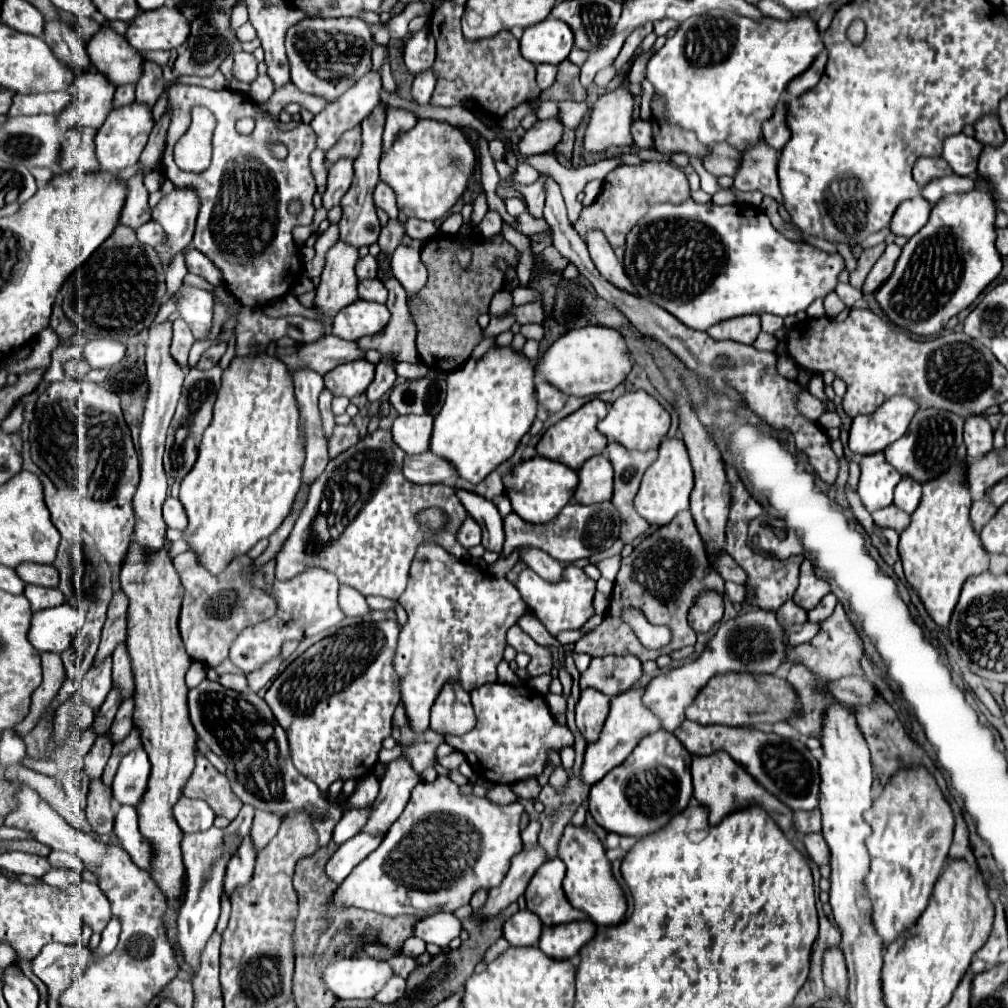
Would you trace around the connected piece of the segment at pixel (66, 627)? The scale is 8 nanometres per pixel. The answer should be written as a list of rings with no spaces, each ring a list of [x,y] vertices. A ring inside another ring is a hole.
[[[70,604],[38,610],[32,616],[32,626],[28,632],[30,644],[38,652],[64,652],[70,648],[72,640],[80,630],[78,610]]]

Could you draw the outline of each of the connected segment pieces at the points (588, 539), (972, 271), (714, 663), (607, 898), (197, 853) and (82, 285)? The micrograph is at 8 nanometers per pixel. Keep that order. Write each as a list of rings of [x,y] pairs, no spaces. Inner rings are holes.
[[[572,502],[566,508],[562,508],[562,512],[552,522],[544,526],[524,522],[520,516],[510,512],[504,518],[506,542],[504,542],[502,558],[508,558],[518,546],[534,546],[534,548],[542,548],[558,562],[570,564],[580,558],[590,558],[596,552],[608,550],[614,544],[614,540],[618,540],[620,536],[620,524],[622,524],[622,518],[612,502],[600,502],[600,504],[590,504],[590,506]]]
[[[974,178],[974,188],[972,188],[970,192],[944,196],[944,198],[932,208],[928,224],[926,224],[918,234],[914,234],[914,236],[906,242],[906,246],[902,248],[902,254],[900,254],[900,258],[898,258],[898,264],[896,264],[896,268],[894,268],[890,280],[886,280],[886,284],[882,284],[882,288],[878,288],[878,292],[876,292],[876,300],[880,302],[880,306],[882,306],[882,310],[886,312],[886,316],[888,316],[898,328],[906,328],[906,330],[910,330],[910,332],[914,332],[914,334],[918,334],[918,336],[932,336],[932,334],[940,332],[952,316],[956,316],[960,310],[968,308],[968,306],[978,298],[978,294],[980,294],[992,280],[996,280],[996,276],[1000,274],[1000,270],[1002,270],[1002,256],[1000,256],[1000,252],[996,250],[996,244],[994,244],[994,242],[996,242],[996,226],[994,226],[994,224],[996,224],[996,198],[994,198],[994,184],[992,184],[990,180]]]
[[[756,610],[740,612],[734,620],[720,622],[716,636],[710,640],[704,654],[680,668],[654,676],[642,696],[642,702],[652,710],[660,722],[662,730],[674,732],[684,722],[684,708],[694,700],[698,690],[716,674],[722,672],[752,672],[752,674],[774,674],[786,656],[784,628],[776,622],[776,612]]]
[[[572,824],[566,826],[564,836],[560,840],[558,856],[566,864],[566,876],[564,876],[564,894],[570,900],[570,904],[582,912],[588,914],[590,920],[598,926],[610,926],[618,924],[626,914],[626,900],[624,892],[620,890],[618,882],[614,880],[610,872],[610,862],[604,854],[602,842],[596,838],[594,832],[584,828],[574,828]]]
[[[244,804],[240,814],[230,822],[228,828],[220,830],[212,826],[206,832],[196,832],[196,834],[186,834],[182,840],[182,854],[184,854],[184,866],[188,874],[188,886],[186,886],[186,898],[180,908],[178,916],[178,944],[188,960],[188,964],[196,970],[200,966],[200,954],[204,950],[206,940],[212,936],[218,916],[220,916],[220,900],[222,900],[222,888],[224,888],[224,874],[226,874],[226,864],[238,844],[250,834],[252,828],[252,818],[254,818],[254,808]]]
[[[118,224],[112,236],[70,278],[74,284],[74,326],[96,338],[124,338],[150,328],[166,298],[164,268],[152,246],[140,244],[132,228]]]

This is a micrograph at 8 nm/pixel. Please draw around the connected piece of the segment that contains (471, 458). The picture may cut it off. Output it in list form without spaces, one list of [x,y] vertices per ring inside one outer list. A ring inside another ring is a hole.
[[[490,348],[480,360],[466,360],[460,368],[456,368],[454,372],[448,374],[448,396],[446,396],[446,402],[440,410],[440,414],[434,418],[434,430],[432,430],[432,440],[430,440],[430,452],[434,452],[436,456],[444,458],[446,462],[454,464],[454,468],[458,470],[458,476],[472,482],[472,484],[480,484],[490,472],[494,472],[502,462],[506,462],[514,452],[516,452],[516,446],[518,442],[522,440],[522,436],[530,430],[534,418],[536,418],[536,398],[534,398],[534,366],[530,364],[528,358],[524,358],[522,354],[516,354],[512,348]]]

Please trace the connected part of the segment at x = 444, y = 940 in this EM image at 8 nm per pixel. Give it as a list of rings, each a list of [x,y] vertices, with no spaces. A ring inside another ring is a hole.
[[[434,914],[416,922],[414,936],[436,946],[448,946],[450,940],[460,936],[460,930],[462,924],[454,914]]]

